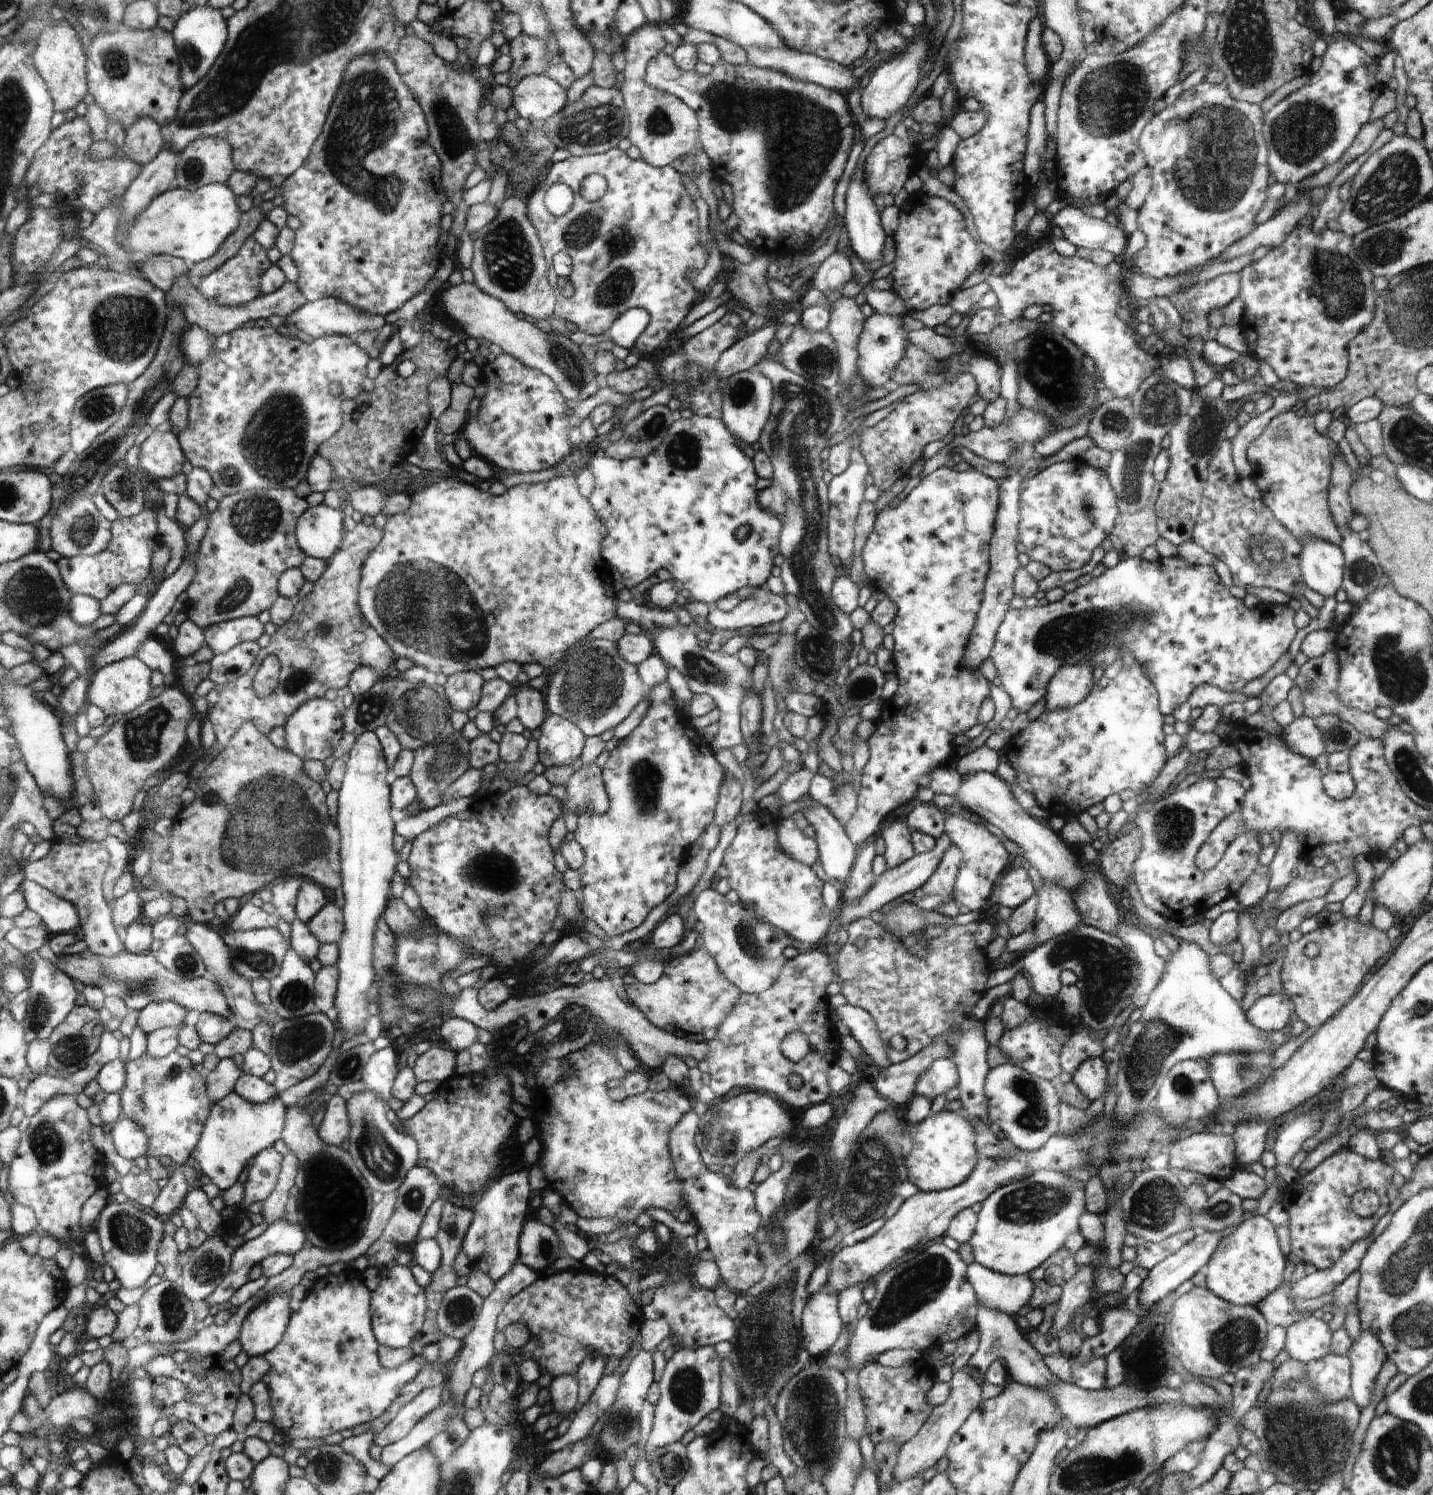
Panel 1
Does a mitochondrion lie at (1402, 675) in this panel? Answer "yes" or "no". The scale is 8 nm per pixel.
yes

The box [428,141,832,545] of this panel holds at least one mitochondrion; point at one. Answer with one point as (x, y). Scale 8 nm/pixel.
(586, 232)

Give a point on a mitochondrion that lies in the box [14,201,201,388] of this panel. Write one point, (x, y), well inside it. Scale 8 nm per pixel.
(124, 325)

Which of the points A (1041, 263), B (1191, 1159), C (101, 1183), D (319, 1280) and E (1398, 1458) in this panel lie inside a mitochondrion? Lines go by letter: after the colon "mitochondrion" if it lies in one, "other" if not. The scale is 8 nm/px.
A: other
B: other
C: other
D: other
E: mitochondrion

